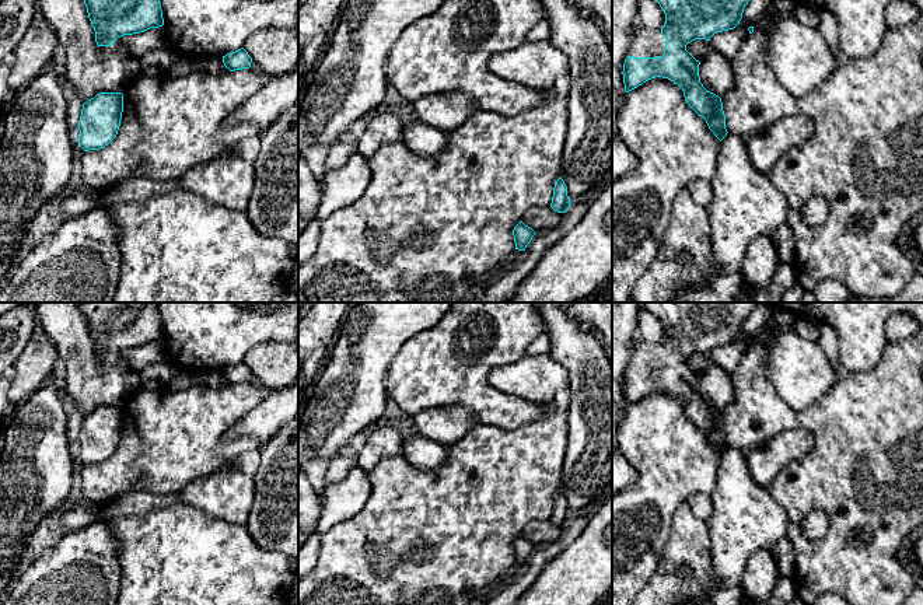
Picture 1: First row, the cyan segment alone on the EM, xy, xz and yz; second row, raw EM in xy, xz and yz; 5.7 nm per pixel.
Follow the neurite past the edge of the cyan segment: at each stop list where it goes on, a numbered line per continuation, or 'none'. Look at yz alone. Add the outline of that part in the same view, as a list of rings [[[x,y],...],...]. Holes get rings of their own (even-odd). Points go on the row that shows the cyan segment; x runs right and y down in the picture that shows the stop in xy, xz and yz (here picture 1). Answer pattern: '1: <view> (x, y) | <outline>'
1: yz (646, 42) | [[[637,24],[626,56],[634,57],[662,56],[665,50],[665,43],[667,39],[661,34],[661,29],[650,29]]]

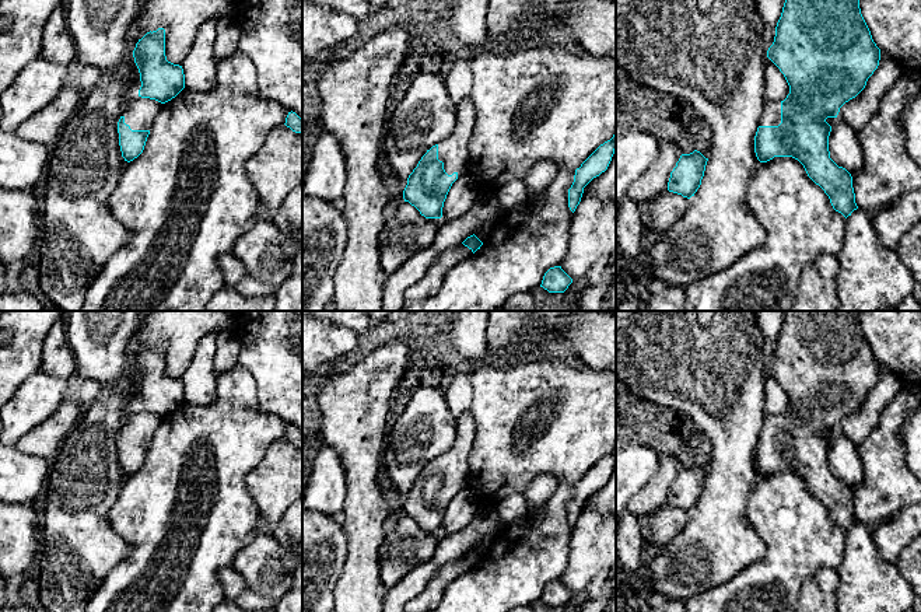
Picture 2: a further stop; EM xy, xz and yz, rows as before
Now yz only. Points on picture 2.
1: yz (771, 112) | [[[766,99],[759,126],[778,126],[781,123],[781,101]]]

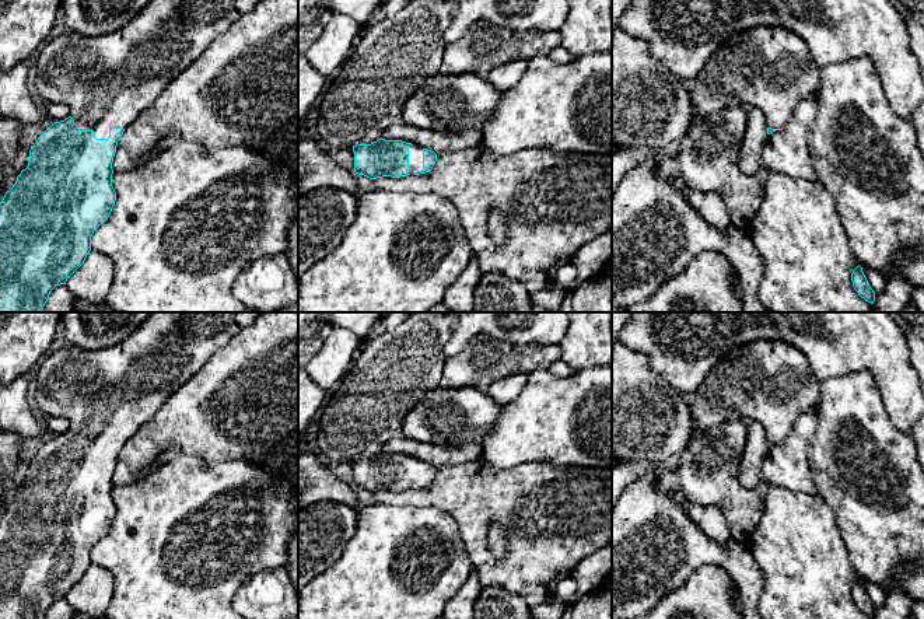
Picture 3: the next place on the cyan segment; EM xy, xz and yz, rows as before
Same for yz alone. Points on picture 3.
1: yz (770, 67) | [[[763,25],[732,35],[693,81],[697,119],[734,101],[762,111],[767,127],[781,129],[797,104],[813,97],[820,73],[805,41],[783,27]]]

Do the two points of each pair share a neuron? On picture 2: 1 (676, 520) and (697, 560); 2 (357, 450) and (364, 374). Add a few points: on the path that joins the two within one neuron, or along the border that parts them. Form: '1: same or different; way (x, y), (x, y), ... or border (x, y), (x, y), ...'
1: different; border (689, 513), (685, 527), (661, 548)
2: same; way (357, 432), (357, 401), (364, 392)

